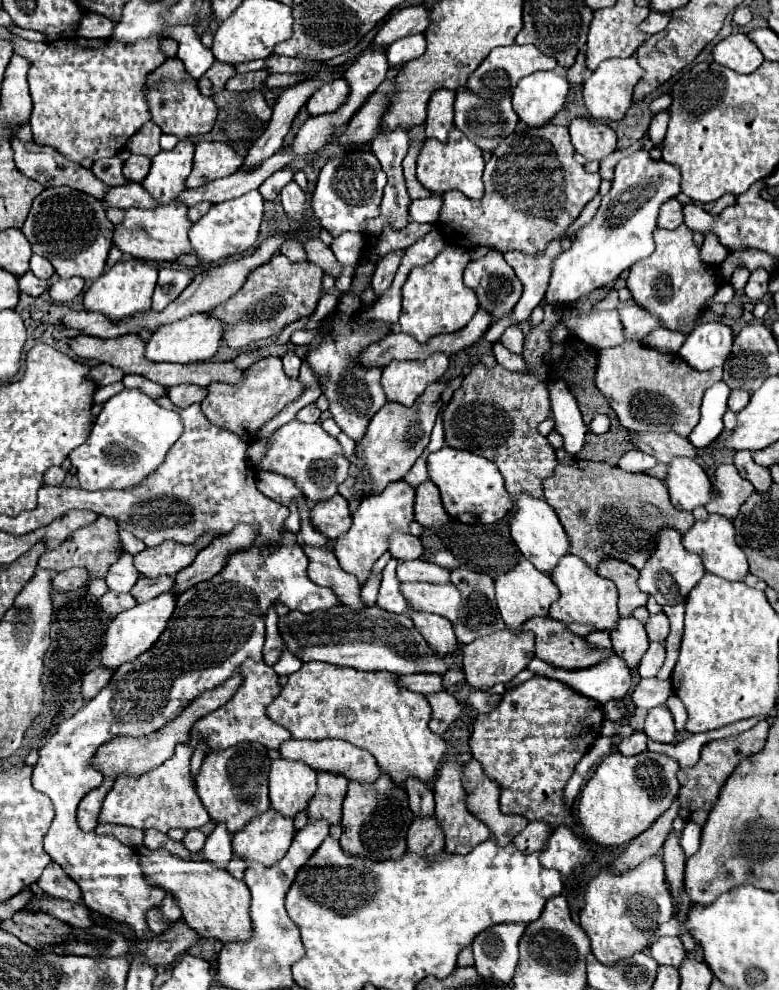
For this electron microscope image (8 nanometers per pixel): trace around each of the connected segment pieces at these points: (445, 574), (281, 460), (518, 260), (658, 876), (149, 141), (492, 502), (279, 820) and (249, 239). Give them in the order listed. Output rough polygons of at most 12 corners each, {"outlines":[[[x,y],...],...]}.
{"outlines":[[[423,560],[401,562],[399,582],[447,584],[449,570]],[[319,422],[273,432],[259,468],[311,502],[335,496],[351,462]],[[561,242],[543,254],[505,252],[507,264],[523,284],[511,314],[513,324],[527,320],[545,298],[551,264]],[[663,860],[589,882],[581,928],[601,964],[671,920]],[[149,122],[129,142],[131,154],[153,158],[159,148],[159,126]],[[443,446],[427,458],[447,514],[495,524],[515,508],[483,456]],[[269,808],[233,836],[233,854],[273,866],[293,820]],[[257,190],[215,204],[189,240],[201,262],[253,248],[263,220]]]}

